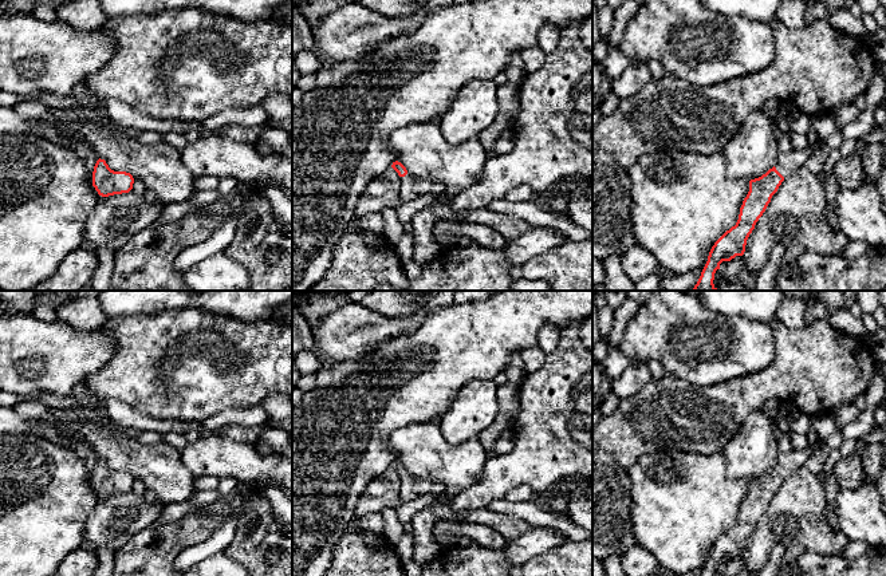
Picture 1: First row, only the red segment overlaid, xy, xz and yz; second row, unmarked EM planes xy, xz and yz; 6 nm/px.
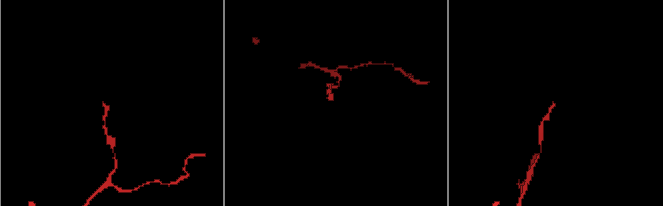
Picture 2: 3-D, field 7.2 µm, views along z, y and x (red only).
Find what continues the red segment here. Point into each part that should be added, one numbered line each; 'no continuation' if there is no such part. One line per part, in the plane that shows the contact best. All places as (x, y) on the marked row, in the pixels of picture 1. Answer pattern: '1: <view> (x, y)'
1: yz (787, 164)

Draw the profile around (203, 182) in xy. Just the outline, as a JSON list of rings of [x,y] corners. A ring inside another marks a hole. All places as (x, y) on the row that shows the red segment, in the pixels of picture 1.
[[[197,175],[194,177],[194,186],[197,190],[216,190],[218,181],[220,179],[213,175]]]

